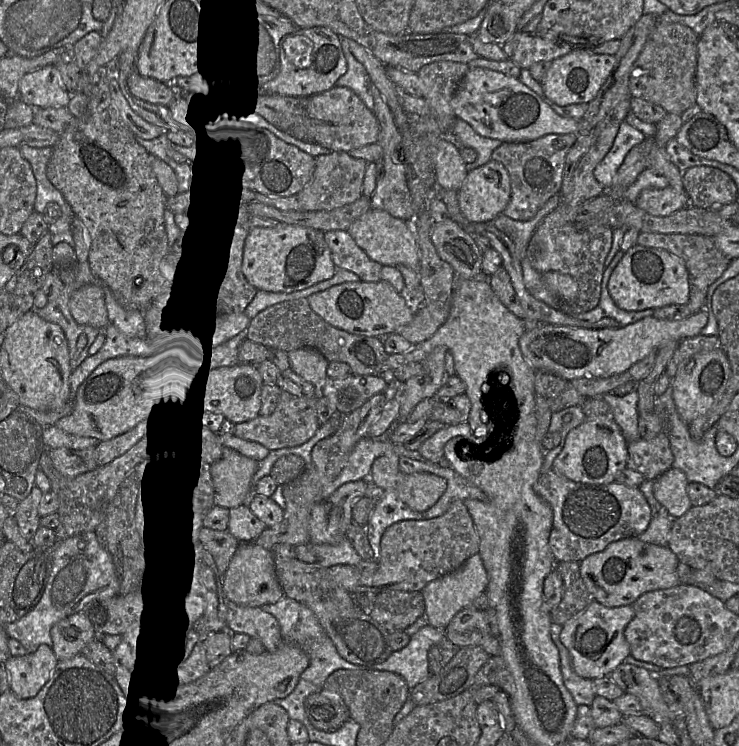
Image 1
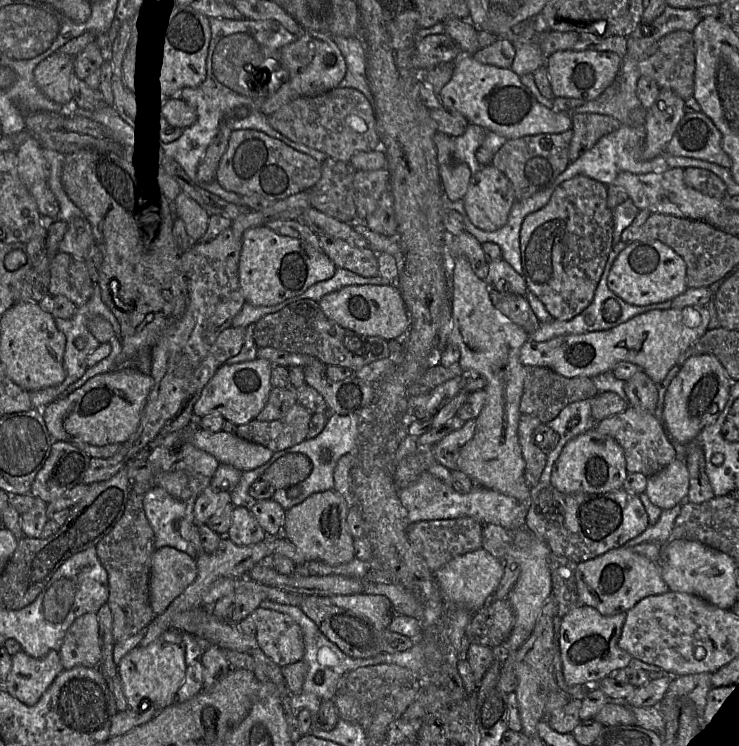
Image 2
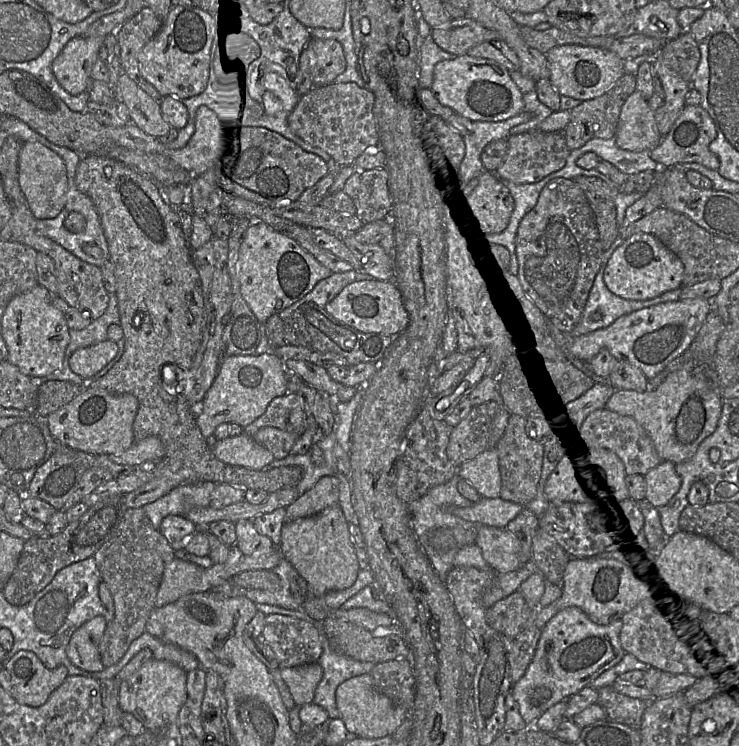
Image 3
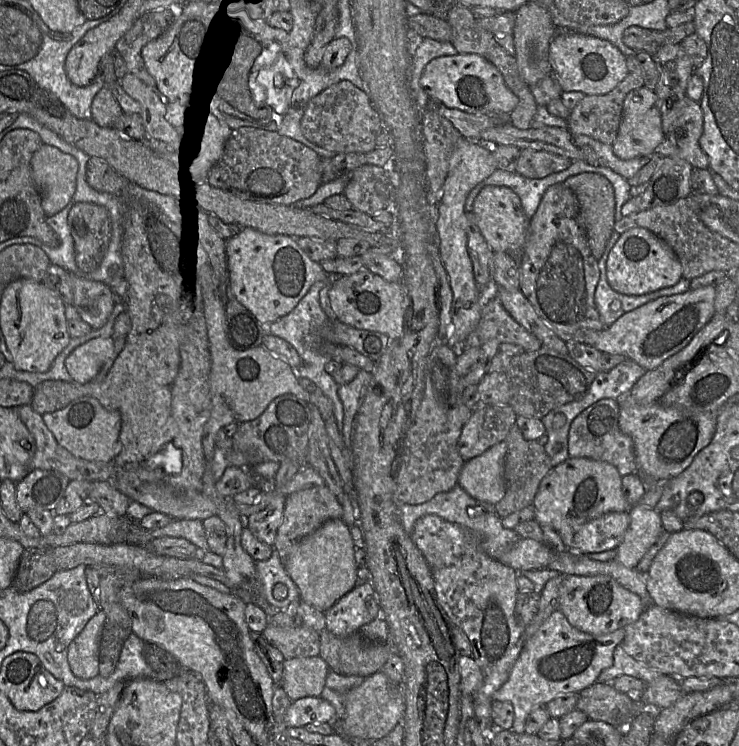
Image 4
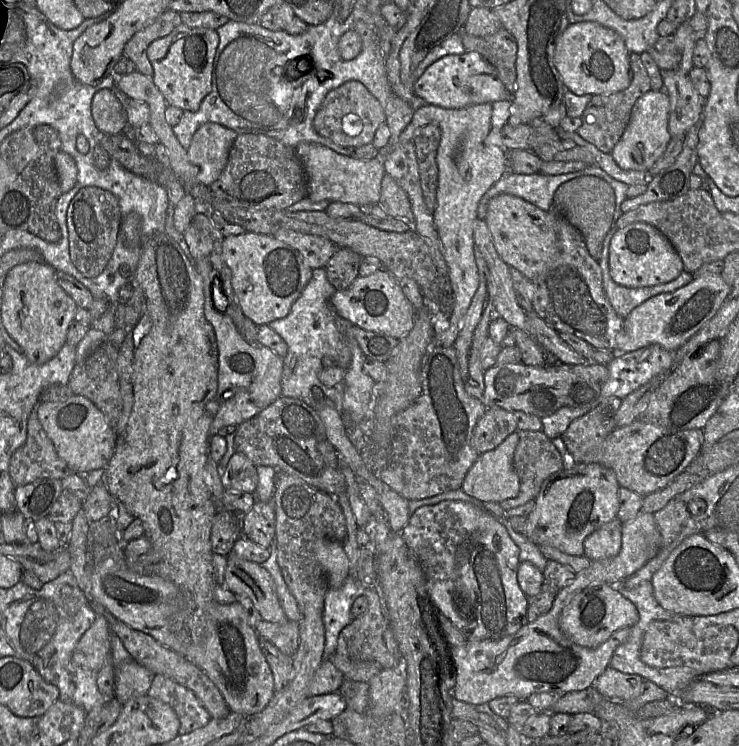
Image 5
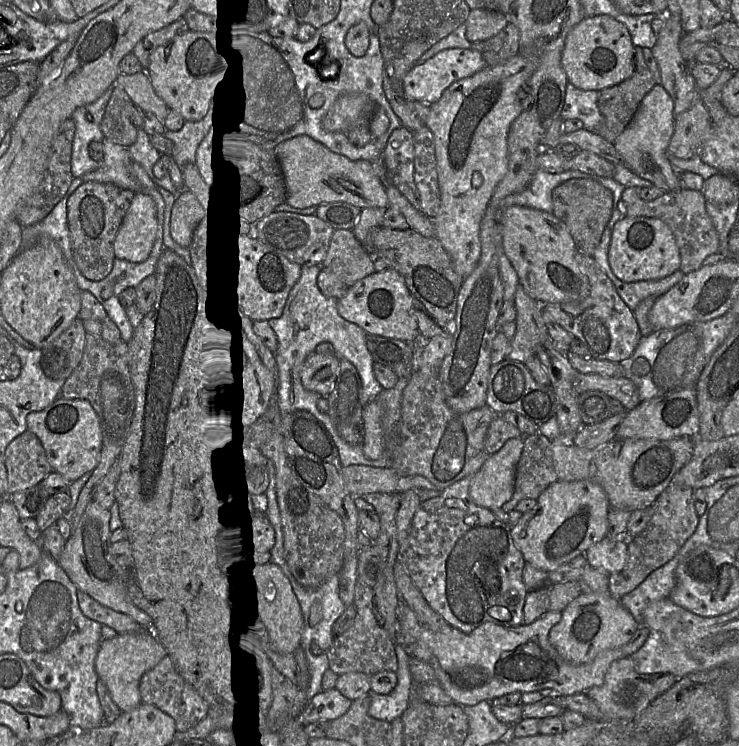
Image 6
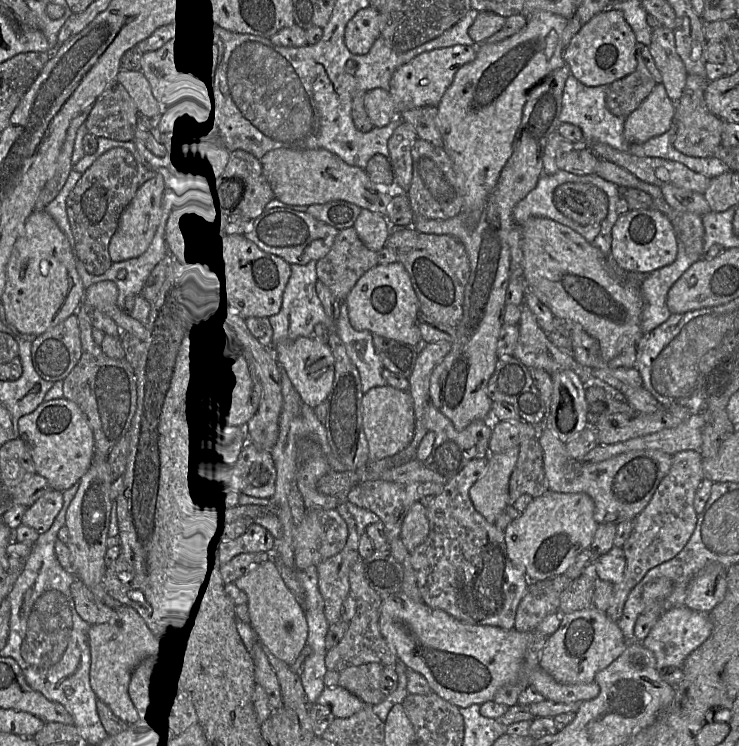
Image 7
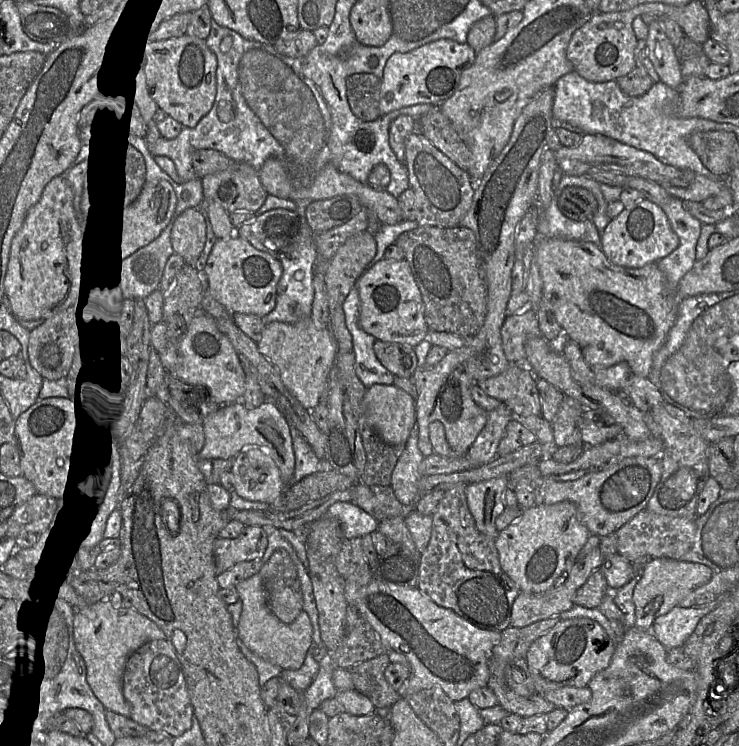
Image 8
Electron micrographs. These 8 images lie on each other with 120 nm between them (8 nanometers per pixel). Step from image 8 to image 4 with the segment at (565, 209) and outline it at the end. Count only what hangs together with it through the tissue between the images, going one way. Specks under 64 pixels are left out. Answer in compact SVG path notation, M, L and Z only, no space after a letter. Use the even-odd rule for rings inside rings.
M580 173L567 178L563 185L573 191L578 205L577 221L584 230L588 245L595 259L600 259L606 244L614 231L616 200L613 185L605 176L597 173Z

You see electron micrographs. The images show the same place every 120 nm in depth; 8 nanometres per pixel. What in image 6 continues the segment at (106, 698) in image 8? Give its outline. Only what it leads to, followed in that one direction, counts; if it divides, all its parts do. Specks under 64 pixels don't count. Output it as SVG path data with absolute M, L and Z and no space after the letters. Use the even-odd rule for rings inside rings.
M153 630L117 634L113 638L102 639L95 659L95 670L99 679L107 686L113 702L120 711L128 712L141 703L139 684L142 676L167 655Z

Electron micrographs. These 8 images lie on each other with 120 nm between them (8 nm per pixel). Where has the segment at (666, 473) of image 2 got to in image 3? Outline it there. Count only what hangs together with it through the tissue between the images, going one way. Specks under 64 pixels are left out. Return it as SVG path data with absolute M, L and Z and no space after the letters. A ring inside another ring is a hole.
M662 461L644 477L645 499L656 508L668 504L681 486L681 478L675 470L675 464L670 461Z

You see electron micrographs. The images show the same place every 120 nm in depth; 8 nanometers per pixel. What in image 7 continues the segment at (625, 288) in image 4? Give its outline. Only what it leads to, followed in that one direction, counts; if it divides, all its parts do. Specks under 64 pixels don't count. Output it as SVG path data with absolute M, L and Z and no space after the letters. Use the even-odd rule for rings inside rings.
M652 207L619 215L611 230L610 257L628 273L649 273L671 264L677 255L677 237L670 220Z

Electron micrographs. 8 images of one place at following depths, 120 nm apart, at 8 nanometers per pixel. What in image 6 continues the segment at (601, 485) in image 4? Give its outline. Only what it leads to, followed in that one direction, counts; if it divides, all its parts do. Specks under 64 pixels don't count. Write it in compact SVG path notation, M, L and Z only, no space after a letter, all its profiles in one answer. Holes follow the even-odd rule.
M556 480L539 495L535 507L510 528L514 545L526 563L545 572L553 571L606 536L609 508L608 497L597 483Z

